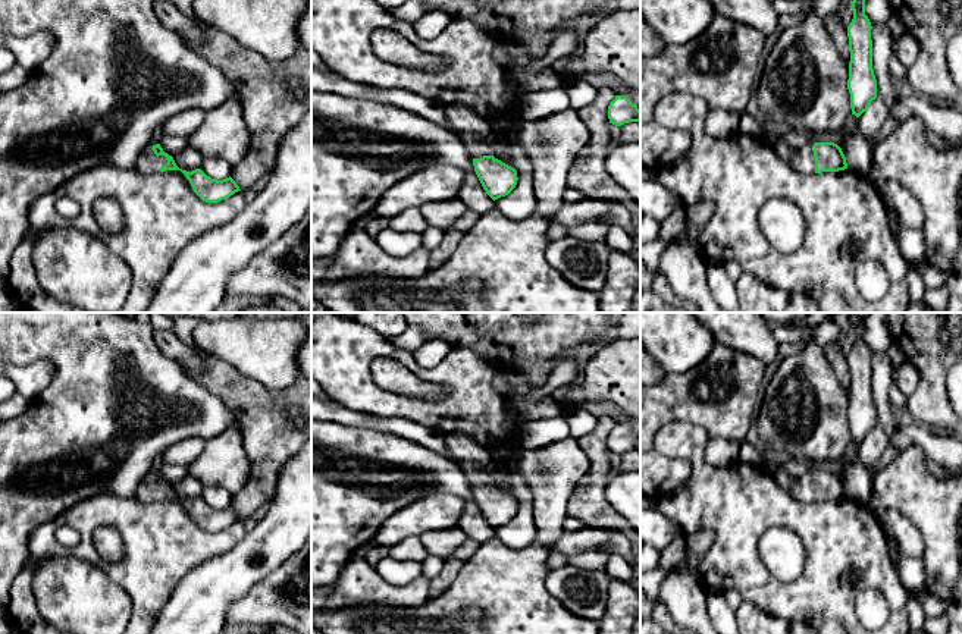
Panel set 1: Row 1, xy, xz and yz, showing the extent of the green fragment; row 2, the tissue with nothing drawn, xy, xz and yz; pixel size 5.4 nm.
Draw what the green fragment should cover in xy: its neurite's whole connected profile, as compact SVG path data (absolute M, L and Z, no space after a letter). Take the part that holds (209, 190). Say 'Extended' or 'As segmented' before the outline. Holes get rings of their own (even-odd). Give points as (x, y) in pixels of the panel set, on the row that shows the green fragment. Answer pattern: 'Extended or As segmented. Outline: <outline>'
Extended. Outline: M156 139L142 150L137 160L135 170L141 175L181 170L189 181L194 192L206 203L219 203L241 191L231 176L217 181L207 176L201 169L192 172L179 169L173 157L164 153Z

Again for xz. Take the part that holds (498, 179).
Extended. Outline: M461 104L446 106L445 119L449 131L467 145L474 172L486 194L493 201L508 195L517 185L517 170L493 157L493 151L486 142L491 125Z

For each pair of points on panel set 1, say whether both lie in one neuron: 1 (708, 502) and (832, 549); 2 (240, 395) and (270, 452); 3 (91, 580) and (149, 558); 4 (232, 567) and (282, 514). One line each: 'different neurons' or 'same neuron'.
1: same neuron
2: same neuron
3: different neurons
4: same neuron

